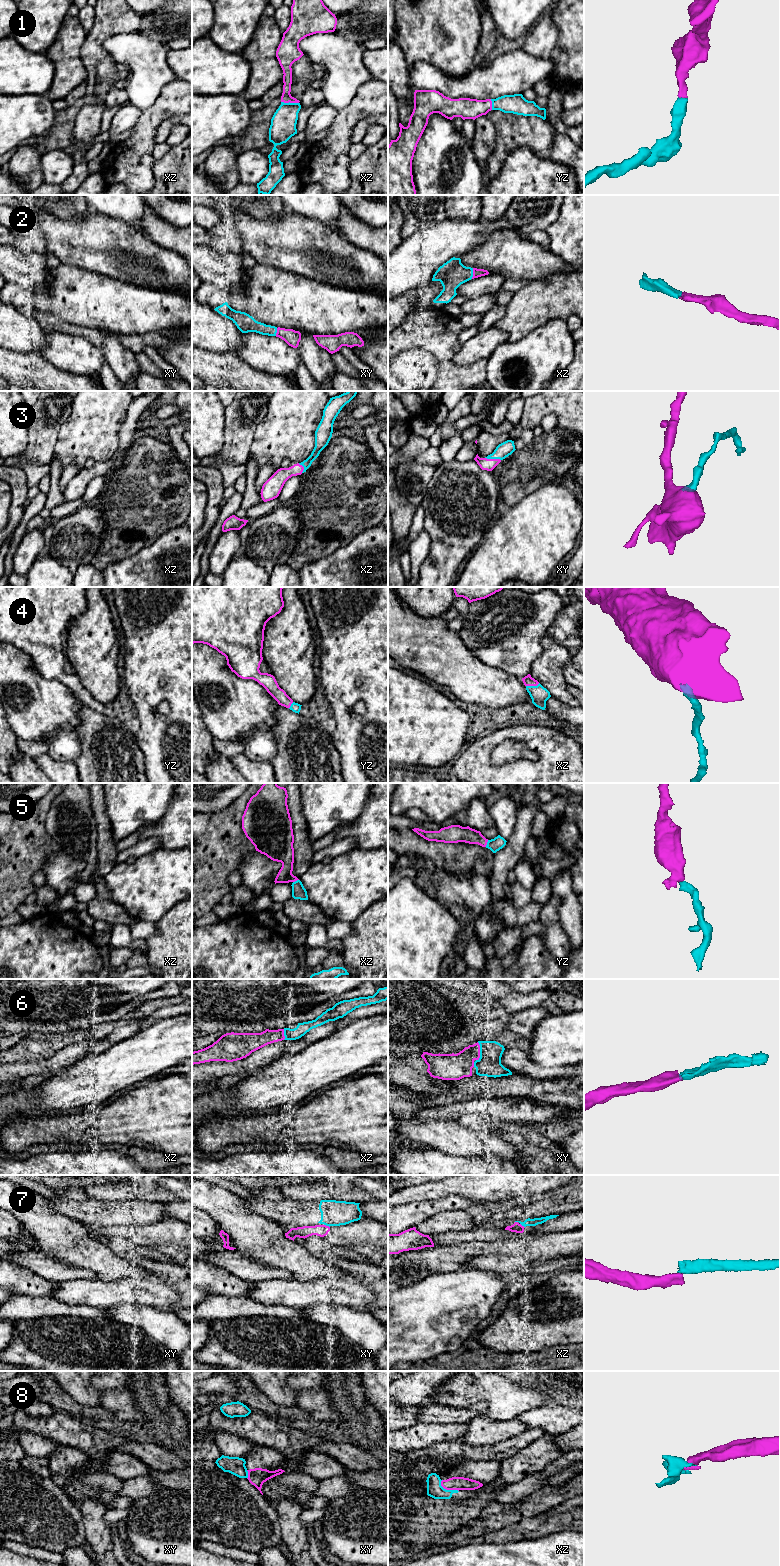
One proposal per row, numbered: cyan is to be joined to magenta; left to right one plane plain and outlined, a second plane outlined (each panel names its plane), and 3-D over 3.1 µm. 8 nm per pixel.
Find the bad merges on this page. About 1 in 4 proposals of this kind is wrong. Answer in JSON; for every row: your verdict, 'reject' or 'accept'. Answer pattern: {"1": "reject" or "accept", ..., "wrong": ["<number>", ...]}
{"1": "accept", "2": "accept", "3": "accept", "4": "accept", "5": "accept", "6": "accept", "7": "reject", "8": "reject", "wrong": ["7", "8"]}

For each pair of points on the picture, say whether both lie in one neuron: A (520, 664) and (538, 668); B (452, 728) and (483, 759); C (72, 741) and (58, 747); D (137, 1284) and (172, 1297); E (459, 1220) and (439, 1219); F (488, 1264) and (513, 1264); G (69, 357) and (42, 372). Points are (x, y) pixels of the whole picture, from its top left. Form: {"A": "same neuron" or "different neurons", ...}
{"A": "different neurons", "B": "different neurons", "C": "same neuron", "D": "same neuron", "E": "same neuron", "F": "same neuron", "G": "different neurons"}

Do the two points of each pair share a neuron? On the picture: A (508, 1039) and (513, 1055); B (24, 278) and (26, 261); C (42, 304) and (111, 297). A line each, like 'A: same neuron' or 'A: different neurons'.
A: different neurons
B: same neuron
C: same neuron

